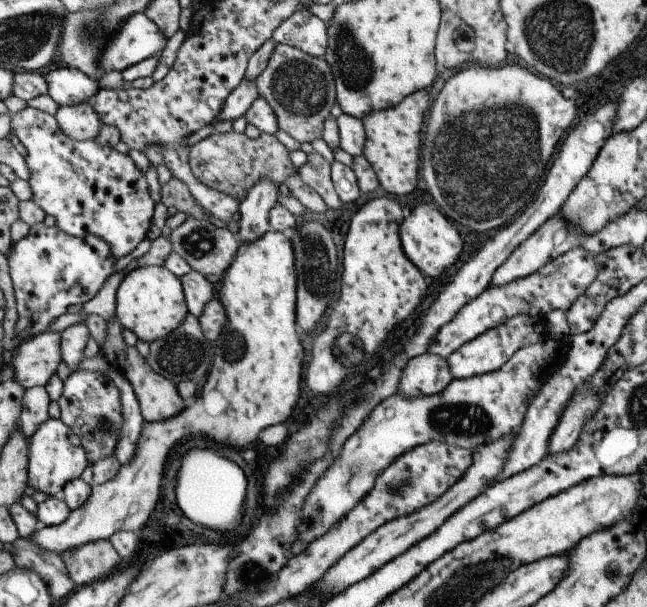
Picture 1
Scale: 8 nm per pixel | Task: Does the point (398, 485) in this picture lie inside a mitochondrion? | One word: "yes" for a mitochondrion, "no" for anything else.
yes

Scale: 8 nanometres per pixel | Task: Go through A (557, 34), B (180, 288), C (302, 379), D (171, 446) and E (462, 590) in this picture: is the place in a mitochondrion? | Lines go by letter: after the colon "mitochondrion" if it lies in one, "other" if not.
A: mitochondrion
B: other
C: other
D: other
E: mitochondrion

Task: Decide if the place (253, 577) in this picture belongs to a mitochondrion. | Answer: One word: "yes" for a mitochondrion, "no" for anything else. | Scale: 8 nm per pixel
yes

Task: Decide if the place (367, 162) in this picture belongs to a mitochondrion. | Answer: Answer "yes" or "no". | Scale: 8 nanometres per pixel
no

